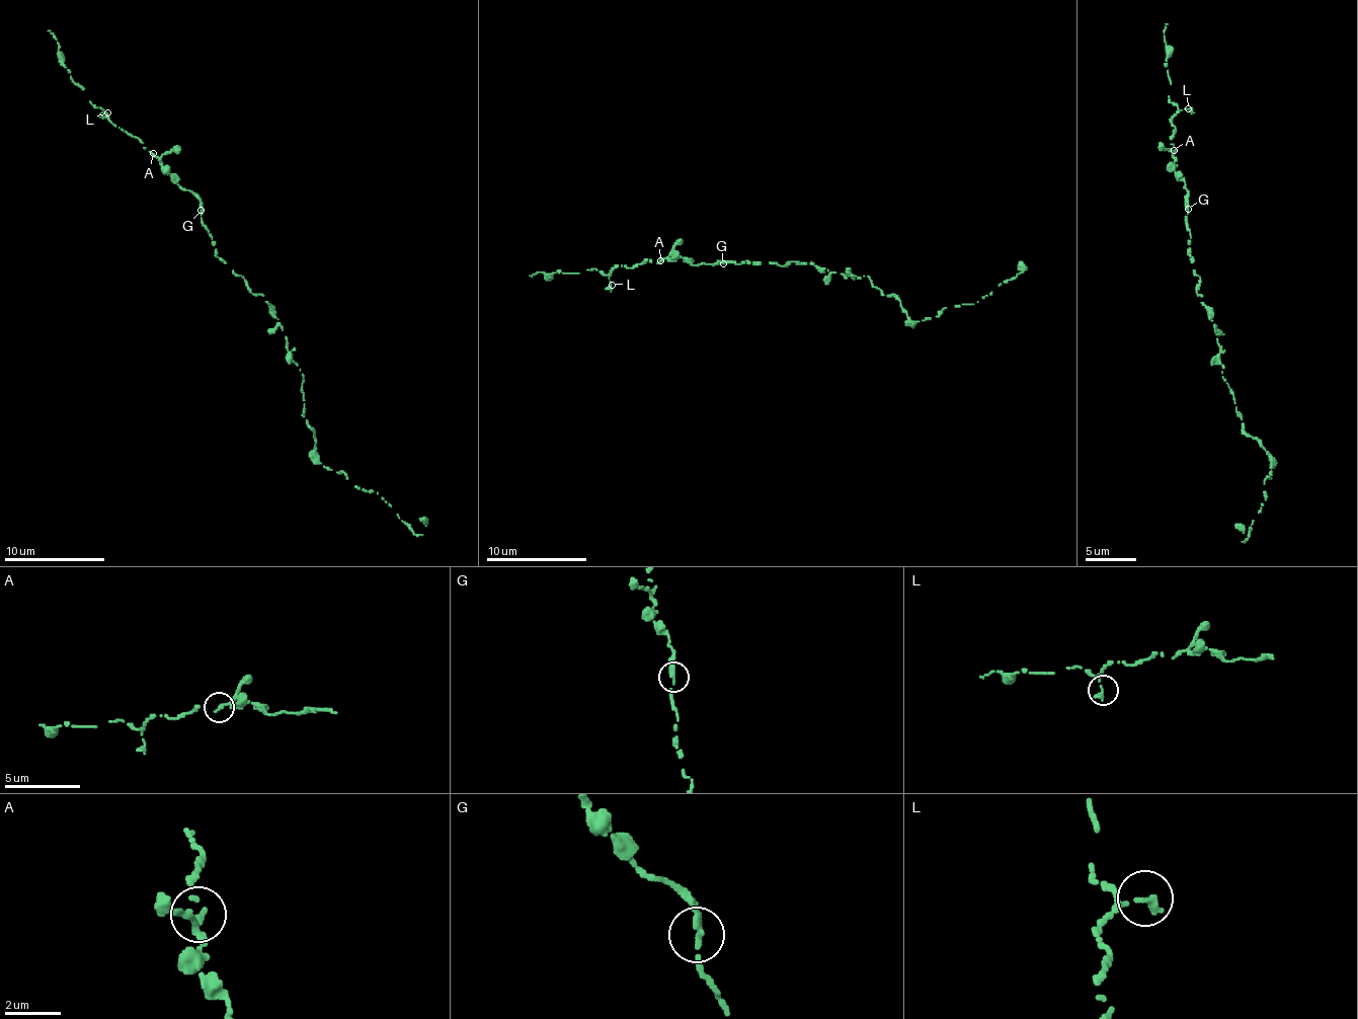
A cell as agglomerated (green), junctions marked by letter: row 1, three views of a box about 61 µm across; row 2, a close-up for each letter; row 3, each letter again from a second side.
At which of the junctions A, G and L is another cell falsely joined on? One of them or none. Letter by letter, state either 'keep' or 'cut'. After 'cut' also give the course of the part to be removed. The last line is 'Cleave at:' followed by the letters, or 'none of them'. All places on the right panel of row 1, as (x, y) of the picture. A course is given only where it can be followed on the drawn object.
A: keep
G: keep
L: keep
Cleave at: none of them

